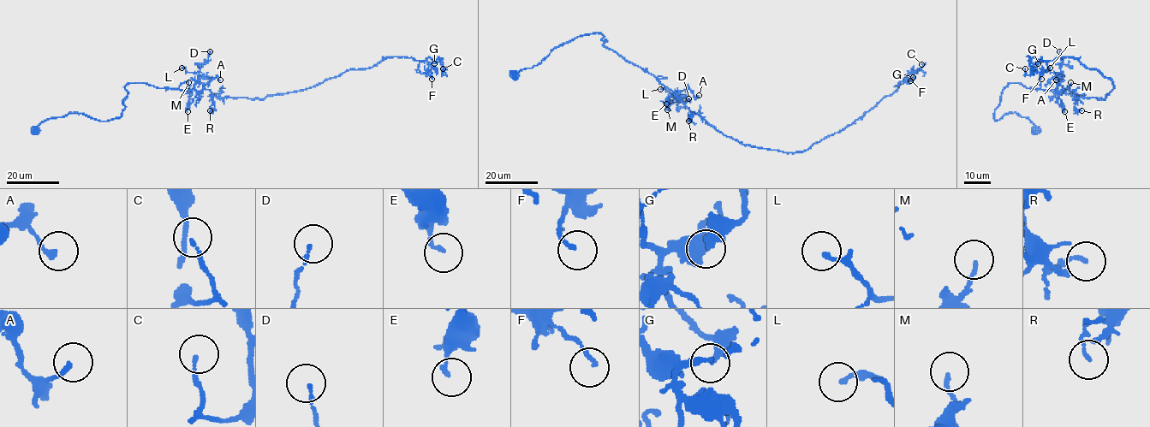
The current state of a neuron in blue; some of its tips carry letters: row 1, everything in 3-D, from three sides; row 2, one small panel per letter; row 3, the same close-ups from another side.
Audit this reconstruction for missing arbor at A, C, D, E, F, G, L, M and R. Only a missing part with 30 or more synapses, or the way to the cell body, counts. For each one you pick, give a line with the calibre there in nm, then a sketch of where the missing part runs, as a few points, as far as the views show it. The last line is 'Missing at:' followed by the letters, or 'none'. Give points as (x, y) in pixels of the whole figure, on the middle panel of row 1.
Missing at: none

